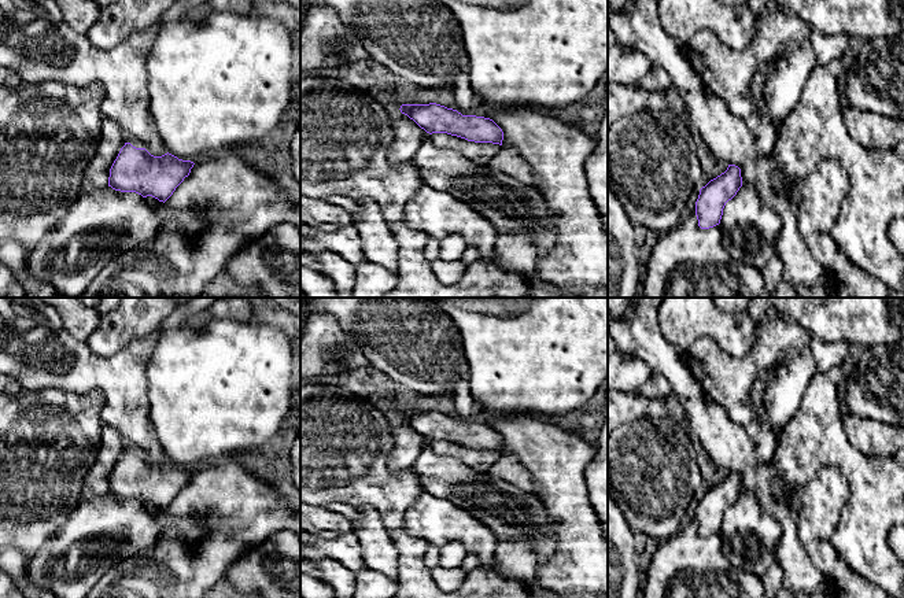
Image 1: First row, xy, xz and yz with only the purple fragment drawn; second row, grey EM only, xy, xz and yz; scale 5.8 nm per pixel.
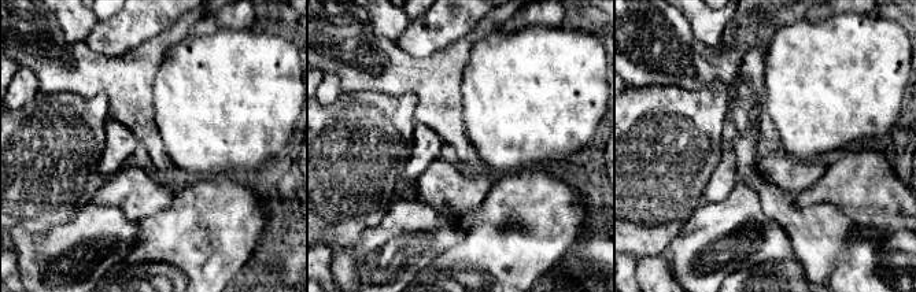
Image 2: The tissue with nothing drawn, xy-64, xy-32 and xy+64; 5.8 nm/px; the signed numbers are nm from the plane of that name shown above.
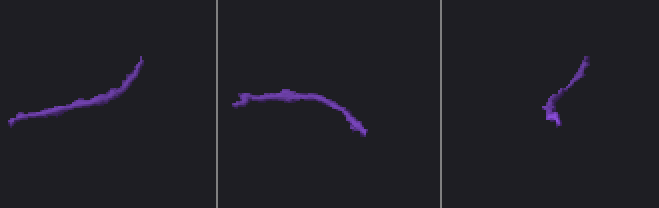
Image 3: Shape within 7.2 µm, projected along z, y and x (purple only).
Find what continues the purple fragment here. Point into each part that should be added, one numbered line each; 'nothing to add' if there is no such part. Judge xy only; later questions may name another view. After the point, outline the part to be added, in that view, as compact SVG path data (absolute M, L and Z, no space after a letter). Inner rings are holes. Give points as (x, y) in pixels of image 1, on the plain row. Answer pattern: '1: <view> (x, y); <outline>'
nothing to add

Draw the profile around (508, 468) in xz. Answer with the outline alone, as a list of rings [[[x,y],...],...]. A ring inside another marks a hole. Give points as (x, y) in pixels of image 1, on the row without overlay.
[[[502,453],[501,457],[488,469],[488,475],[502,479],[510,484],[517,486],[528,494],[535,494],[542,499],[531,473],[521,465],[516,455]]]

